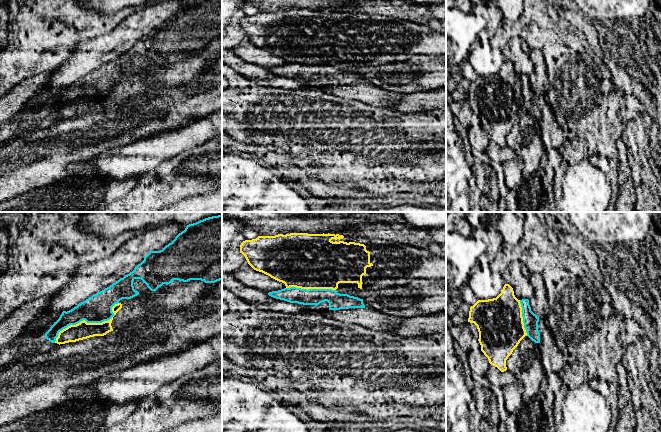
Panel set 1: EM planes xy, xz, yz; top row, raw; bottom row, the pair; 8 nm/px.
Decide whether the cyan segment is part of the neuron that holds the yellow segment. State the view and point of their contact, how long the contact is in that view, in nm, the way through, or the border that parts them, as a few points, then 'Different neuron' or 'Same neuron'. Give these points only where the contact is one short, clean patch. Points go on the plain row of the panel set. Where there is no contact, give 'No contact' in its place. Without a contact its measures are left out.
Touches yellow at xy (88, 99). Shared border 600 nm. Different neuron

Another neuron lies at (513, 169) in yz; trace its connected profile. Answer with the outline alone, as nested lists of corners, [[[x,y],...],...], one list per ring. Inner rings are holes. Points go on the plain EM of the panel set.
[[[516,156],[515,158],[504,162],[502,165],[505,176],[505,185],[508,190],[514,189],[521,183],[526,175],[524,172],[524,163]]]

